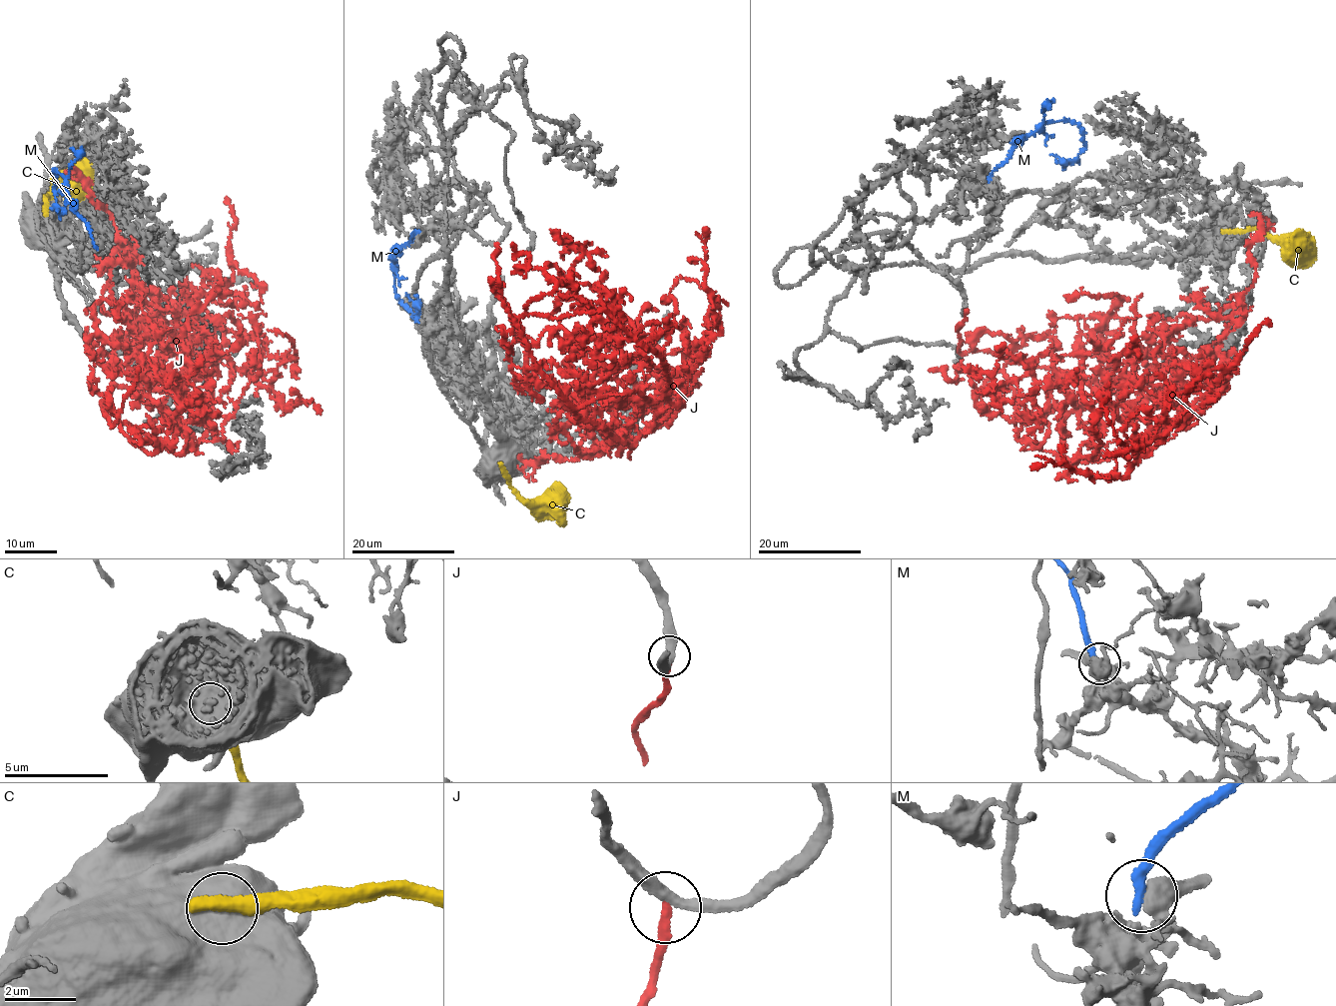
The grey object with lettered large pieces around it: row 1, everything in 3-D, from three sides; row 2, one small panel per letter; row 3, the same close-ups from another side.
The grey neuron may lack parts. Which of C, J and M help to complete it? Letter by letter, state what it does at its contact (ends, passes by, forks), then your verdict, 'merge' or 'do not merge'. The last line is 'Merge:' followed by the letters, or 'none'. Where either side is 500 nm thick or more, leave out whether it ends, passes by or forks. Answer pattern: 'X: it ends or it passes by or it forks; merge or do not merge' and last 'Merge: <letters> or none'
C: do not merge
J: it ends; merge
M: it ends; do not merge
Merge: J

